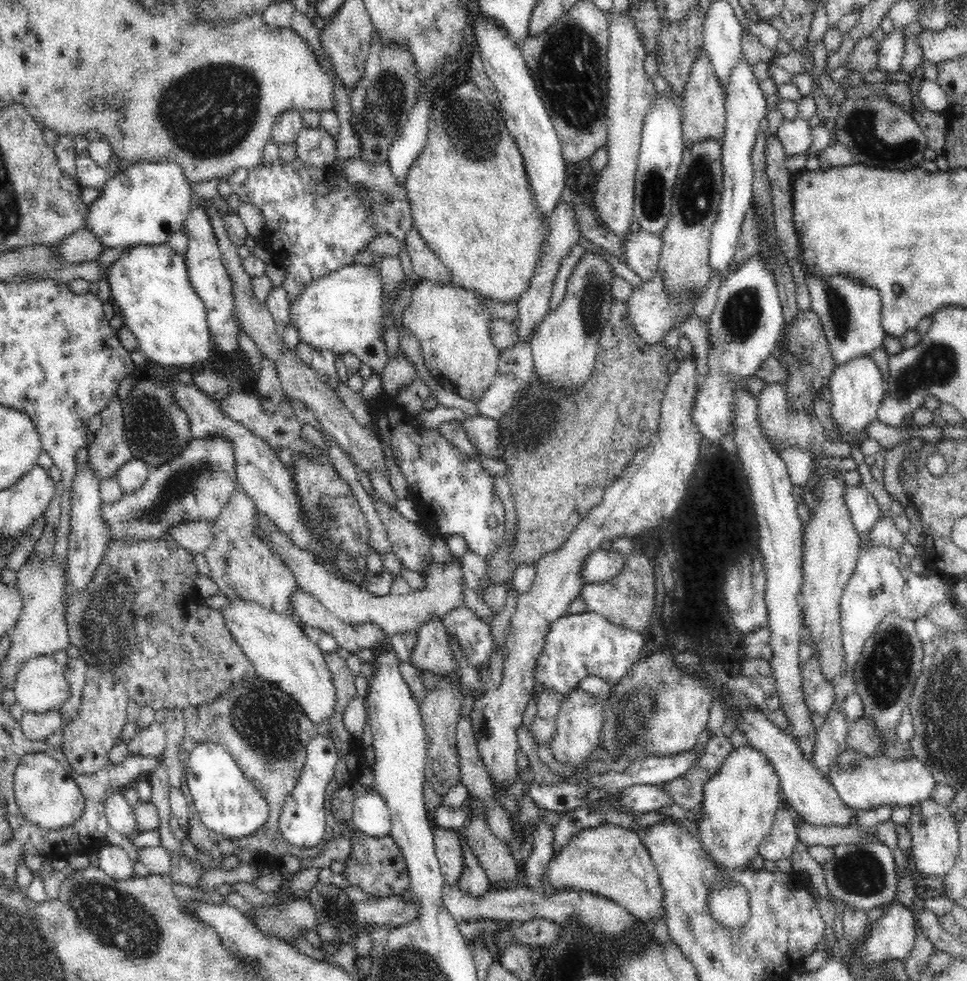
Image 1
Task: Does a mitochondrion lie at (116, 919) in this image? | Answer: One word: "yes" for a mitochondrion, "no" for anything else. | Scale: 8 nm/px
yes

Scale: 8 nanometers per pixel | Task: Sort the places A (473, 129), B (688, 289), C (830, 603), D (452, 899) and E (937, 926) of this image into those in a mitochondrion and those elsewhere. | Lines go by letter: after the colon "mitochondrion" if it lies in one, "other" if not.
A: mitochondrion
B: other
C: other
D: other
E: other

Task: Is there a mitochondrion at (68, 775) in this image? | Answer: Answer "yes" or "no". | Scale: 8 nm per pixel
no

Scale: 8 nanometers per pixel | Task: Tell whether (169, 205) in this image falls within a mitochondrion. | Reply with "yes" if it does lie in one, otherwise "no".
no

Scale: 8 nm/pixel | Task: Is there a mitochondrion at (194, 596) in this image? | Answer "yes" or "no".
no

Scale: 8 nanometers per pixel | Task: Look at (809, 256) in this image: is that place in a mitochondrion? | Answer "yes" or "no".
no

